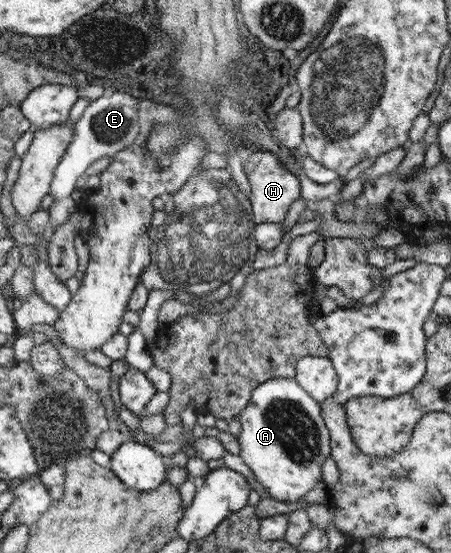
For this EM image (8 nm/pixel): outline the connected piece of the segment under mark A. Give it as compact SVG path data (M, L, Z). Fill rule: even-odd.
M294 378L268 379L256 386L239 418L242 427L238 438L241 449L239 456L255 475L256 481L268 490L269 497L296 502L323 479L323 466L330 455L329 429L326 429L327 425L324 425L324 419L320 417L318 400L304 391L303 386Z

